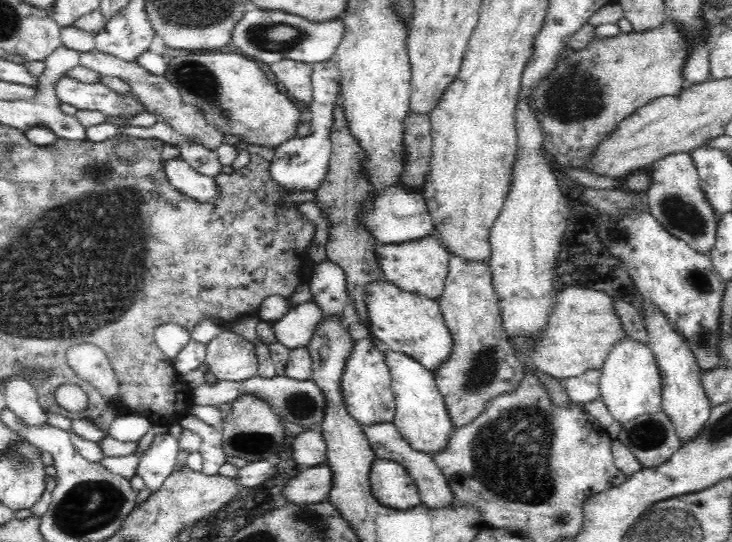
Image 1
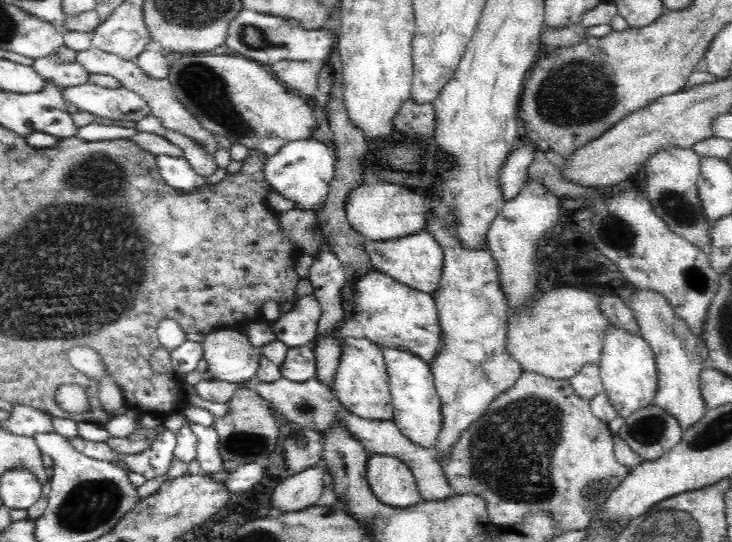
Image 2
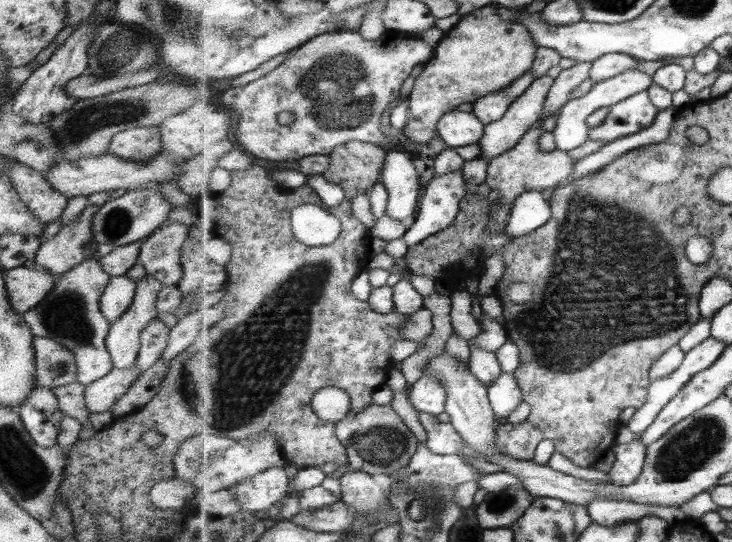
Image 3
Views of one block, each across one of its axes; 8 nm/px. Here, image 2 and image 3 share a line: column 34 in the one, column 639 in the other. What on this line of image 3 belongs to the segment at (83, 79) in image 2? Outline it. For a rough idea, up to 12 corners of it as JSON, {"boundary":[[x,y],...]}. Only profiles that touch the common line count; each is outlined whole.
{"boundary":[[611,53],[595,60],[589,79],[613,78],[634,68],[654,76],[671,63],[694,68],[692,56],[641,61]]}

